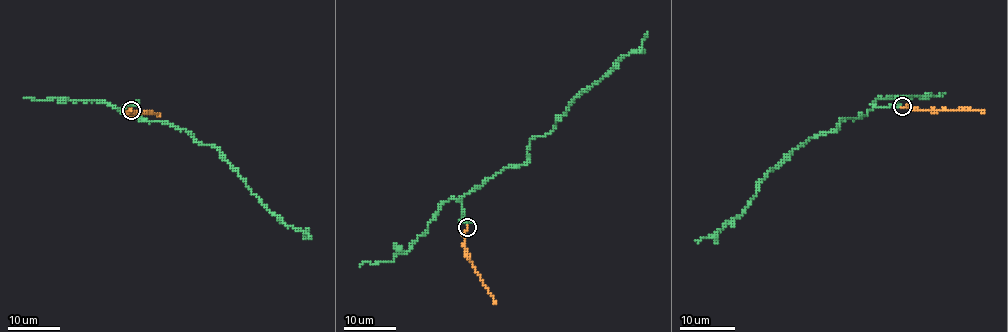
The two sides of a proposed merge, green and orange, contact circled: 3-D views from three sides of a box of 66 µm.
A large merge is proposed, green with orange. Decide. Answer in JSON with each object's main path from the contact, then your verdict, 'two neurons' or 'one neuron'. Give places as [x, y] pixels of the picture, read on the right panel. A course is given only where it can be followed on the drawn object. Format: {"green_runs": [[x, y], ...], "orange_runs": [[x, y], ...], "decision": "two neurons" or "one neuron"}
{"green_runs": [[901, 106], [874, 108], [842, 119], [830, 133], [811, 137], [768, 172], [739, 216], [714, 237], [696, 241]], "orange_runs": [[903, 106], [983, 112]], "decision": "one neuron"}

